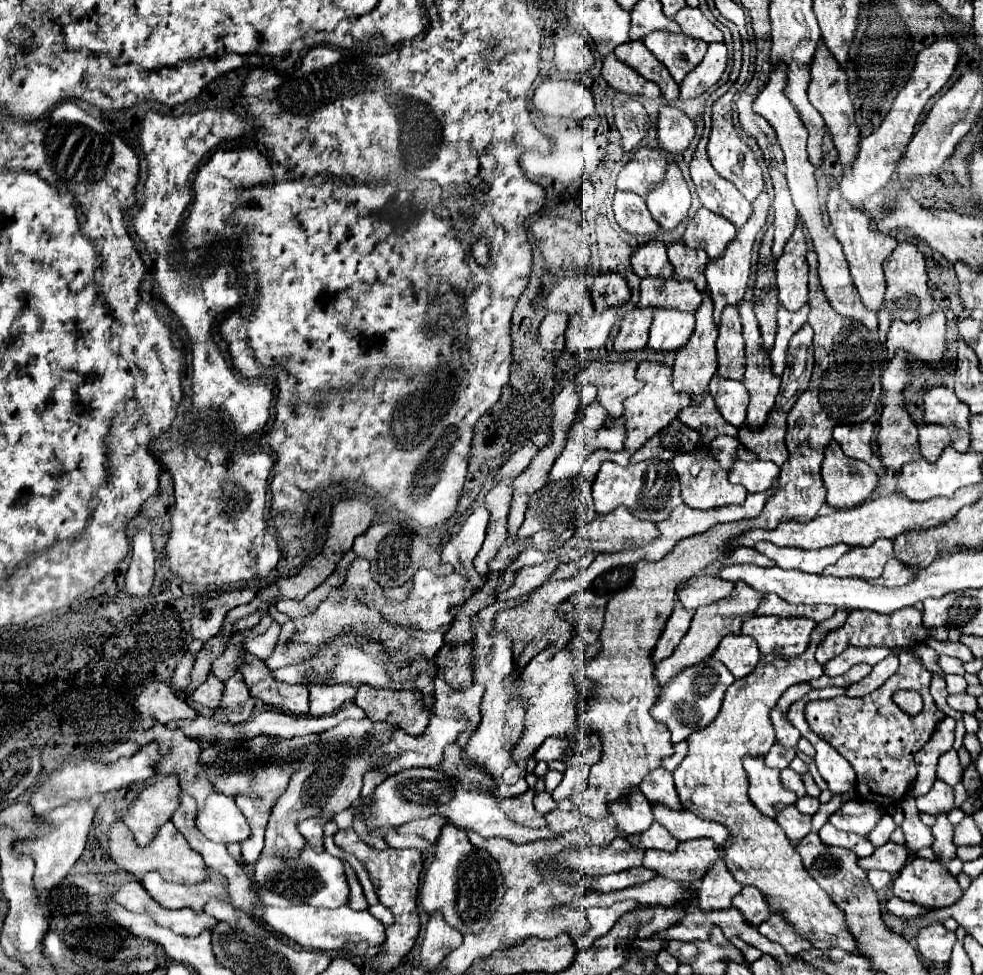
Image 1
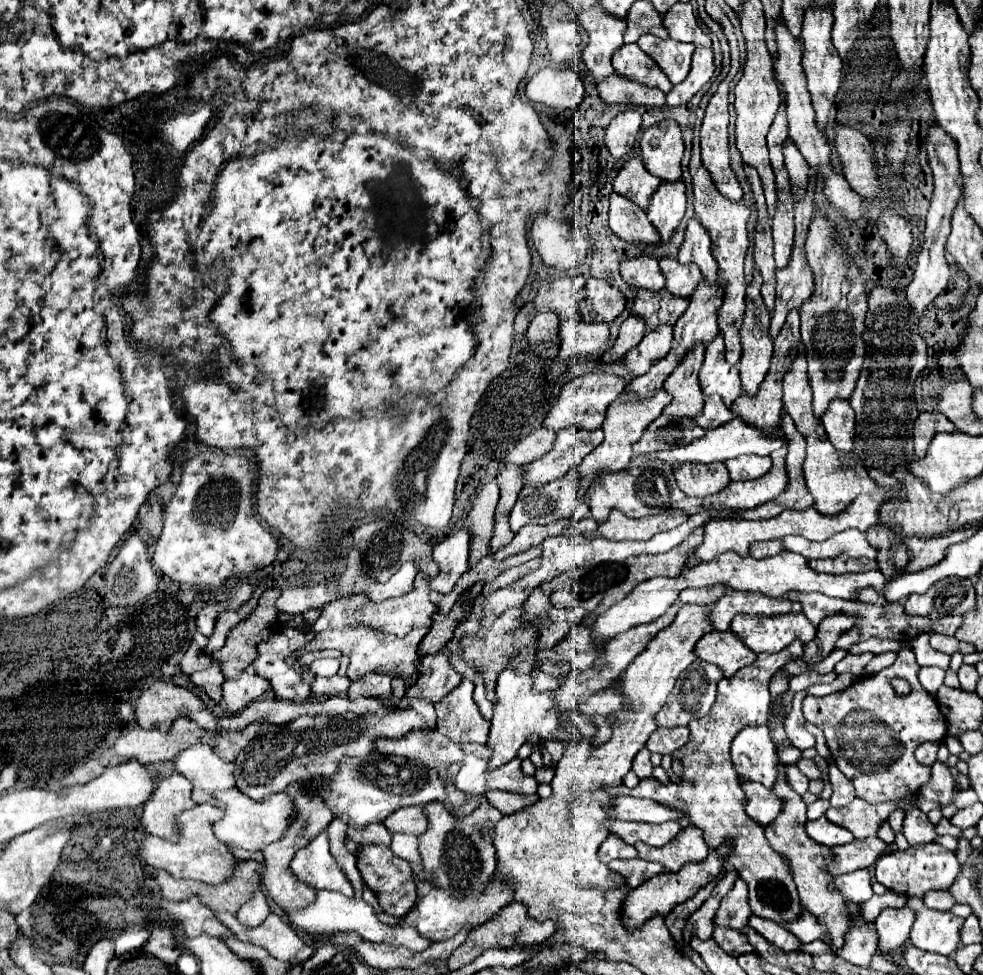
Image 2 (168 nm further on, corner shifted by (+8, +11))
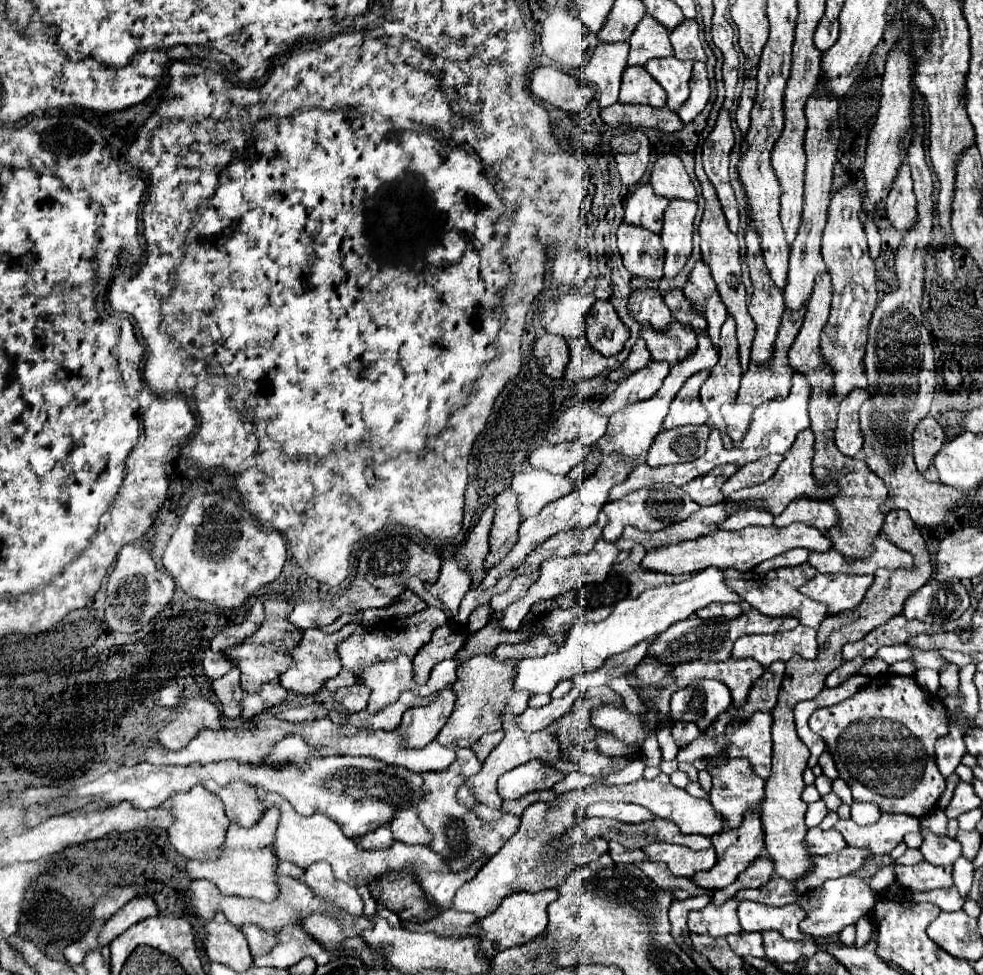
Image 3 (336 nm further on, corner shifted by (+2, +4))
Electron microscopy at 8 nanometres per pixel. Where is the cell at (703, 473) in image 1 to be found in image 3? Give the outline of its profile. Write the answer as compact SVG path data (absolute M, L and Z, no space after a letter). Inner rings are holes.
M722 465L716 467L714 471L702 475L702 479L694 479L690 483L686 483L686 487L682 487L698 505L714 505L714 503L722 503L724 495L722 495L722 485L724 481L734 475L738 471L738 467L734 465Z

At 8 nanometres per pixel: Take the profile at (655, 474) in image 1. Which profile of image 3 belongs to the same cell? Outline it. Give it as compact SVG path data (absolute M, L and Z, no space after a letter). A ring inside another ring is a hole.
M654 485L654 487L644 487L640 491L634 491L630 497L626 495L624 499L612 501L604 505L604 513L608 515L608 525L604 527L602 537L606 541L616 543L622 537L622 531L626 525L632 525L640 531L660 531L664 527L670 527L674 523L680 523L682 519L688 519L694 511L698 511L698 503L690 499L688 493L684 493L680 487L674 485Z

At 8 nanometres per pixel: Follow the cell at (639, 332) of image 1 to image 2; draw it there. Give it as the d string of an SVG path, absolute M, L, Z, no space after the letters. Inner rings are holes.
M630 314L622 326L620 326L620 334L614 340L614 344L608 348L608 352L602 356L604 362L614 362L620 360L624 356L624 352L628 352L628 348L636 346L636 340L640 340L640 336L644 336L646 332L646 324L640 316Z

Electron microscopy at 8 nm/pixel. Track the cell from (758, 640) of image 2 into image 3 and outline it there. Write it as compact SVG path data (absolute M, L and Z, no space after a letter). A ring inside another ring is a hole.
M798 625L782 635L744 635L734 643L732 657L756 659L762 667L770 667L774 661L788 661L792 655L802 655L804 659L814 659L818 653L816 629Z

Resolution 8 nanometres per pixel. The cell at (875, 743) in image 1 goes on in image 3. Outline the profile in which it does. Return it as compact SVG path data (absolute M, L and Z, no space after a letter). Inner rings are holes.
M880 675L856 695L838 705L816 709L810 717L810 729L828 745L840 777L852 789L854 801L878 803L884 813L906 813L914 817L928 815L942 791L946 779L936 767L934 743L948 731L944 703L922 689L914 677ZM888 759L898 763L888 765Z

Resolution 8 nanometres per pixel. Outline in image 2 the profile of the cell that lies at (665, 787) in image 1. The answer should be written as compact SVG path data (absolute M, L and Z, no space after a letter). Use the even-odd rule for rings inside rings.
M646 748L636 754L636 758L634 758L634 762L632 762L632 770L636 772L636 776L638 776L640 780L652 778L654 766L652 766L652 762L650 762L650 752L648 752Z

